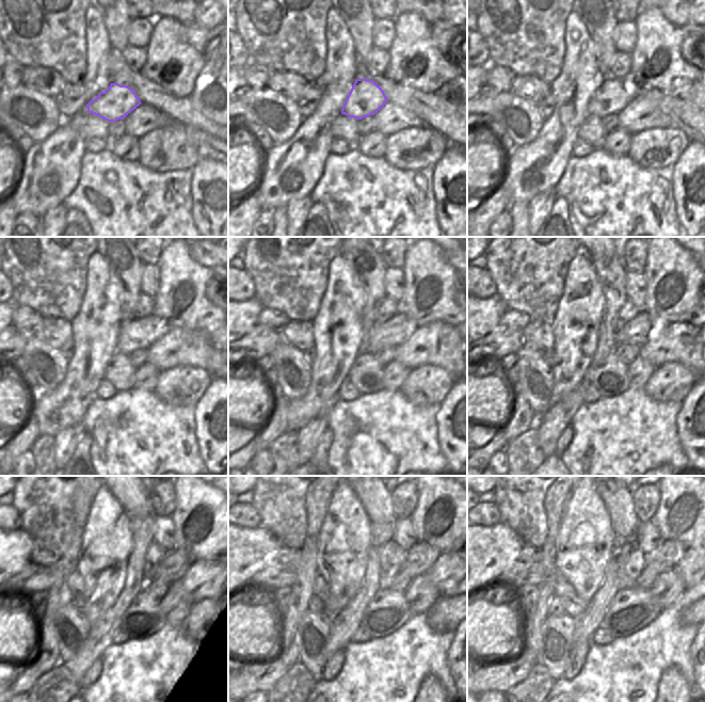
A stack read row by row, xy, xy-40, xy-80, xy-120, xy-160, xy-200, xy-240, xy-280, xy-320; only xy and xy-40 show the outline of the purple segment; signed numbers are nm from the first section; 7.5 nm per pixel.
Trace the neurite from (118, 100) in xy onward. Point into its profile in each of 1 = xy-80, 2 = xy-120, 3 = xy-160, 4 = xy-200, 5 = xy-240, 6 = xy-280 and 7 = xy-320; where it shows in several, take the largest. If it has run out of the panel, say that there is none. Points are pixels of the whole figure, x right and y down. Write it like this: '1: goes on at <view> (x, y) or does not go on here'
1: goes on at xy-80 (612, 95)
2: goes on at xy-120 (139, 333)
3: goes on at xy-160 (396, 331)
4: goes on at xy-200 (642, 328)
5: goes on at xy-240 (176, 561)
6: goes on at xy-280 (418, 559)
7: goes on at xy-320 (666, 557)

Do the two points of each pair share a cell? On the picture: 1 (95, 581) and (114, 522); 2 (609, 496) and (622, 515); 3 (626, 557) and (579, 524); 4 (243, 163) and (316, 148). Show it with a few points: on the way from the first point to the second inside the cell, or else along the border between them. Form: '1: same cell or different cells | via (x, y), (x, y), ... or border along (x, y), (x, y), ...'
1: same cell | via (101, 567), (107, 537)
2: same cell | via (613, 500), (621, 511)
3: different cells | border along (615, 552), (613, 556)
4: different cells | border along (262, 157), (259, 163), (259, 177), (254, 185)

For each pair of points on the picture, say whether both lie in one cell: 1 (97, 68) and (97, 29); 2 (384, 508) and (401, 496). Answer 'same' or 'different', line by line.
1: same
2: different

